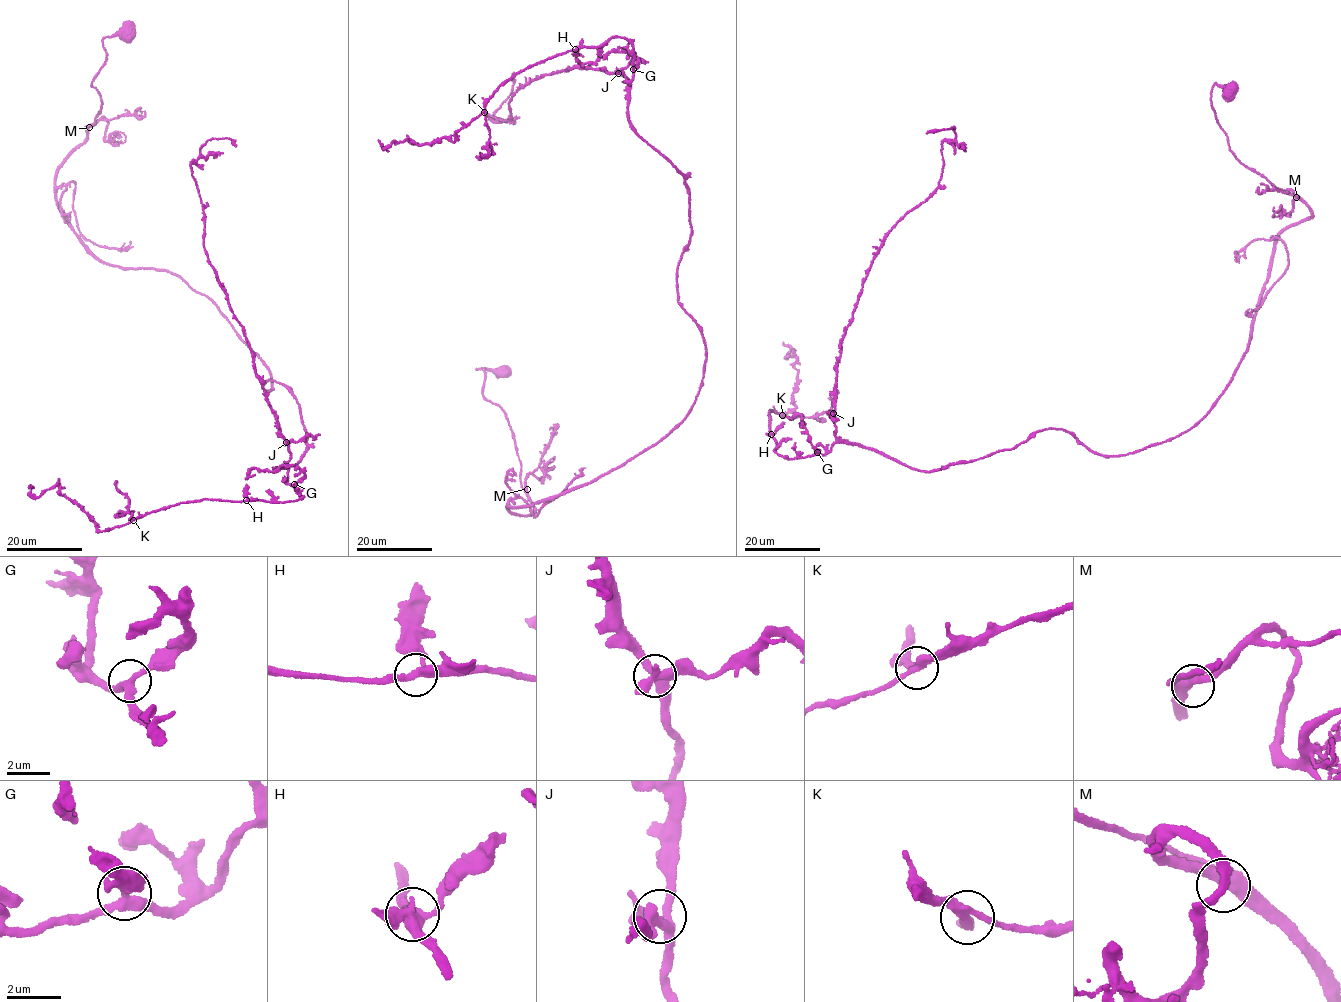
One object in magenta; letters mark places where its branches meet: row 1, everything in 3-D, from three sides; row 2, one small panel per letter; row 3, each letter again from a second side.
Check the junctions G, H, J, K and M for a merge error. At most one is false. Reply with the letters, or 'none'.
none

